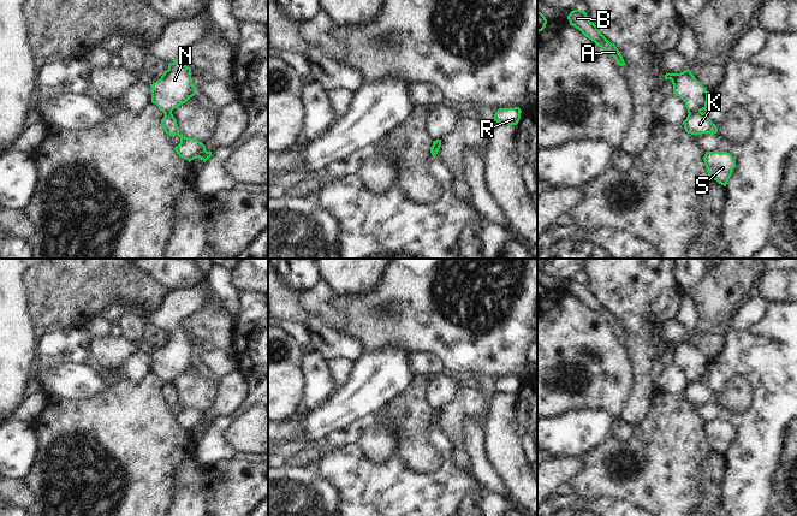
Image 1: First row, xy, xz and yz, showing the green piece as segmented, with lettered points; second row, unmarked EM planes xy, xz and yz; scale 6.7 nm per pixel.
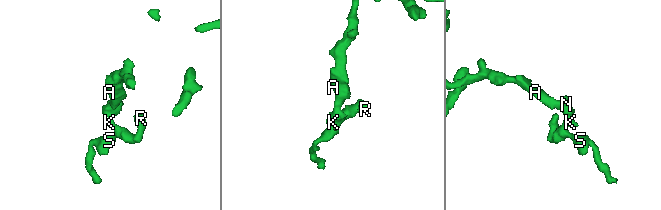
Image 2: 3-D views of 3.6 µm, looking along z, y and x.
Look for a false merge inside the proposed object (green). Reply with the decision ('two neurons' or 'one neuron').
two neurons

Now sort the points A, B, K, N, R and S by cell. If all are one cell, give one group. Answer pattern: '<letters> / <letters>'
A B N / K R S

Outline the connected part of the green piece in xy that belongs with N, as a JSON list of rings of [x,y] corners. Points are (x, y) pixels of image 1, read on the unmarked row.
[[[180,327],[169,332],[161,348],[150,354],[150,357],[151,372],[163,382],[172,382],[174,378],[196,363],[191,349],[191,338]]]

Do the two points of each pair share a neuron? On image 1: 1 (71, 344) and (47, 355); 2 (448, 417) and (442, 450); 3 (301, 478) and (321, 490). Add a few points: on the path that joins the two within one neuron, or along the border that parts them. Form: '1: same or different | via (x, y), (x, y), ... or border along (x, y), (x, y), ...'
1: same | via (65, 345), (53, 350)
2: different | border along (435, 426), (450, 440), (456, 462)
3: same | via (305, 482), (316, 490)

